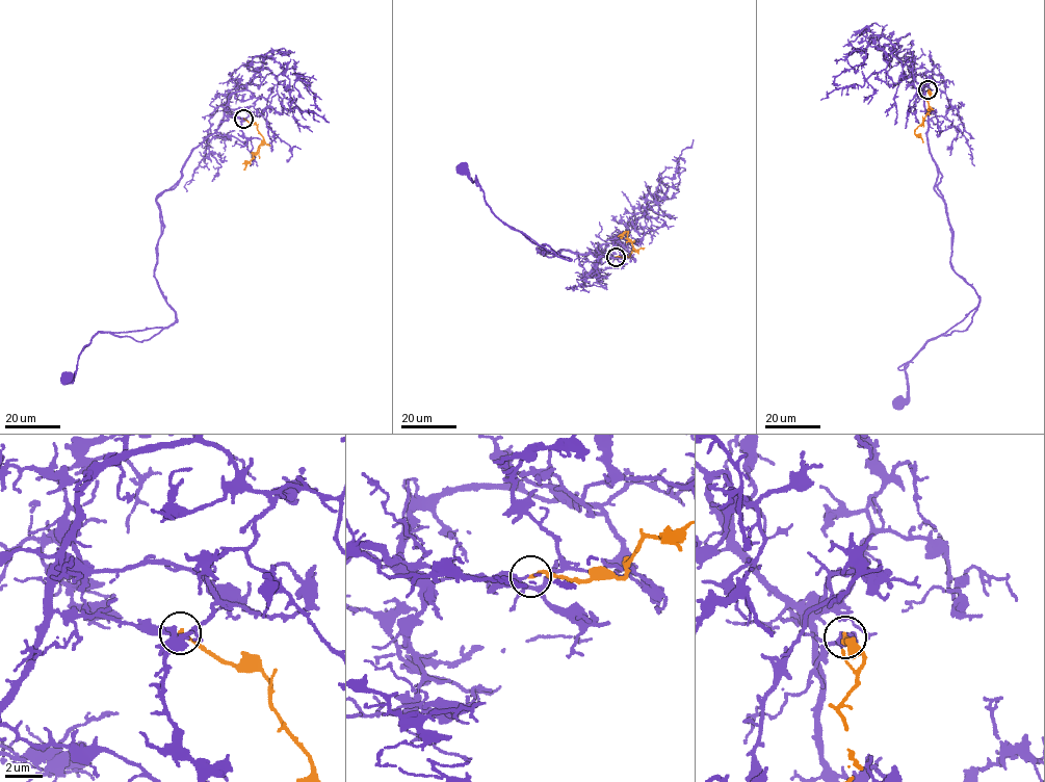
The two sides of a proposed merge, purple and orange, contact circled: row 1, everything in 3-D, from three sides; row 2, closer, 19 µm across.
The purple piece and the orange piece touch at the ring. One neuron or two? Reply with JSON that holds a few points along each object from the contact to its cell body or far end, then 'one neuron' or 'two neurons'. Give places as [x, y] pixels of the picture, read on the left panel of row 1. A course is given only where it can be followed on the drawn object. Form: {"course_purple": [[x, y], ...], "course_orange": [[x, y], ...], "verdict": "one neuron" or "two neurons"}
{"course_purple": [[243, 119], [225, 115], [156, 200], [161, 234], [154, 277], [174, 321], [100, 331], [67, 379]], "course_orange": [[243, 119], [256, 125], [263, 141], [243, 170]], "verdict": "one neuron"}

